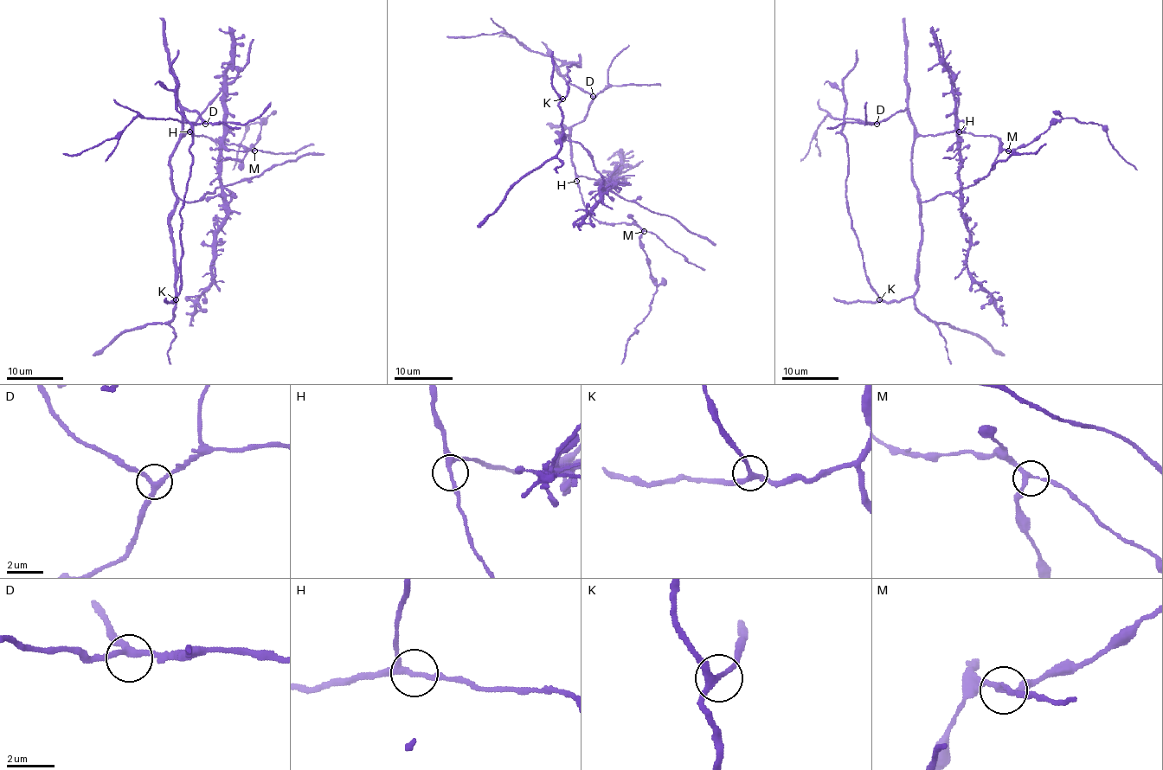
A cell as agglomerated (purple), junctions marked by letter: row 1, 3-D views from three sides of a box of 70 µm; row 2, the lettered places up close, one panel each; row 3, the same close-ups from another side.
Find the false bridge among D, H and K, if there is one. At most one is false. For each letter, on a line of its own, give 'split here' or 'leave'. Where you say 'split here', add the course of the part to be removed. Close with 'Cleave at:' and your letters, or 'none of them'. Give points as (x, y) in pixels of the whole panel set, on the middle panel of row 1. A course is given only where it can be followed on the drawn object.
D: leave
H: leave
K: leave
Cleave at: none of them

